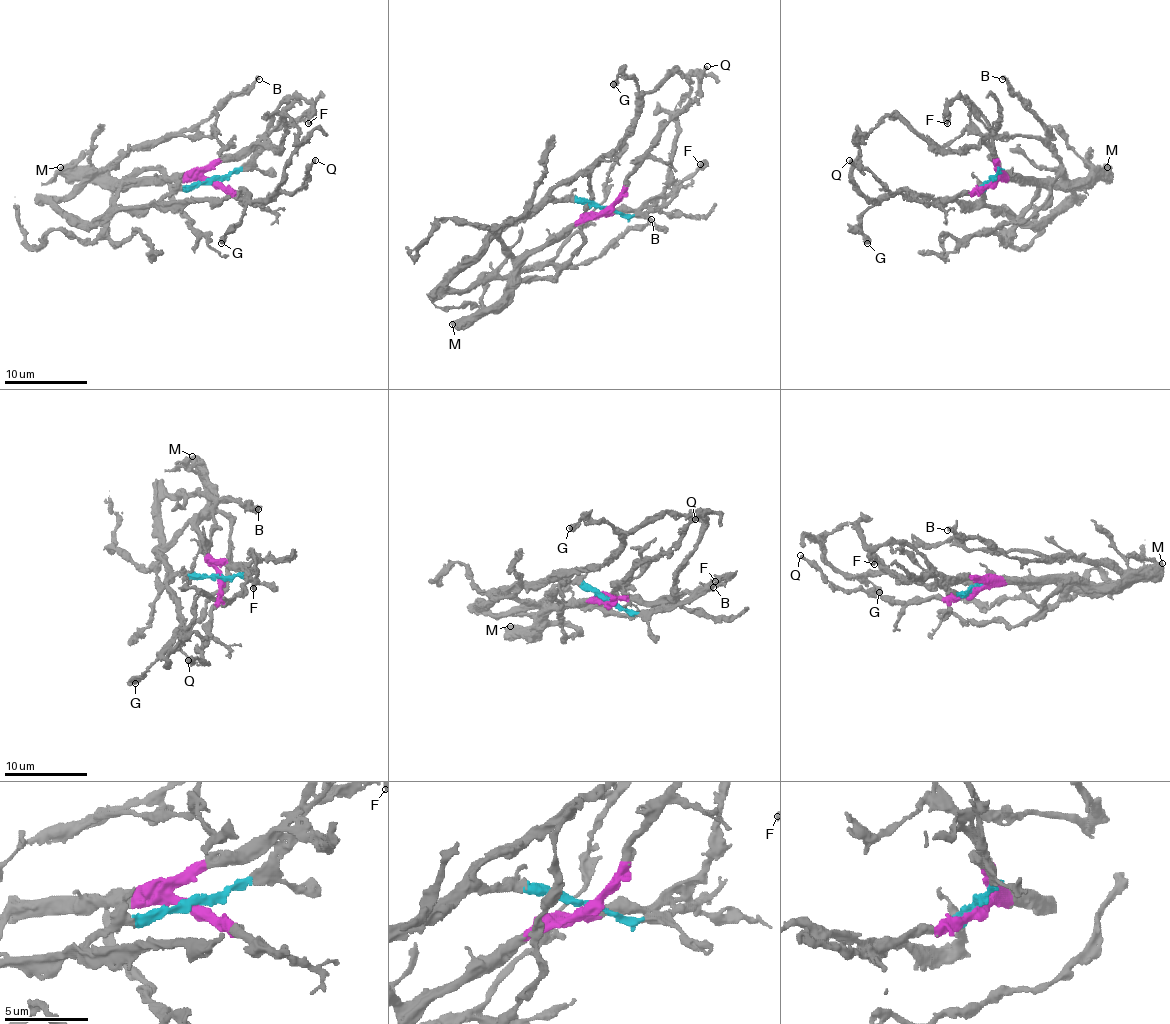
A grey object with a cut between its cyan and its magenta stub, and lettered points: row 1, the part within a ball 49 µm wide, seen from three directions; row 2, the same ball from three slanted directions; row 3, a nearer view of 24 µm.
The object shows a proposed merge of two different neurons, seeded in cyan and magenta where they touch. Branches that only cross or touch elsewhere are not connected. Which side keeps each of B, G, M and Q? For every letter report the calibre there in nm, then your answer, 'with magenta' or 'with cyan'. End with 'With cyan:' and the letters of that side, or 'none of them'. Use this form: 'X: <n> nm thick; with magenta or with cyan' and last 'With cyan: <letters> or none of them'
B: 280 nm thick; with cyan
G: 480 nm thick; with cyan
M: 600 nm thick; with magenta
Q: 300 nm thick; with magenta
With cyan: B, G

